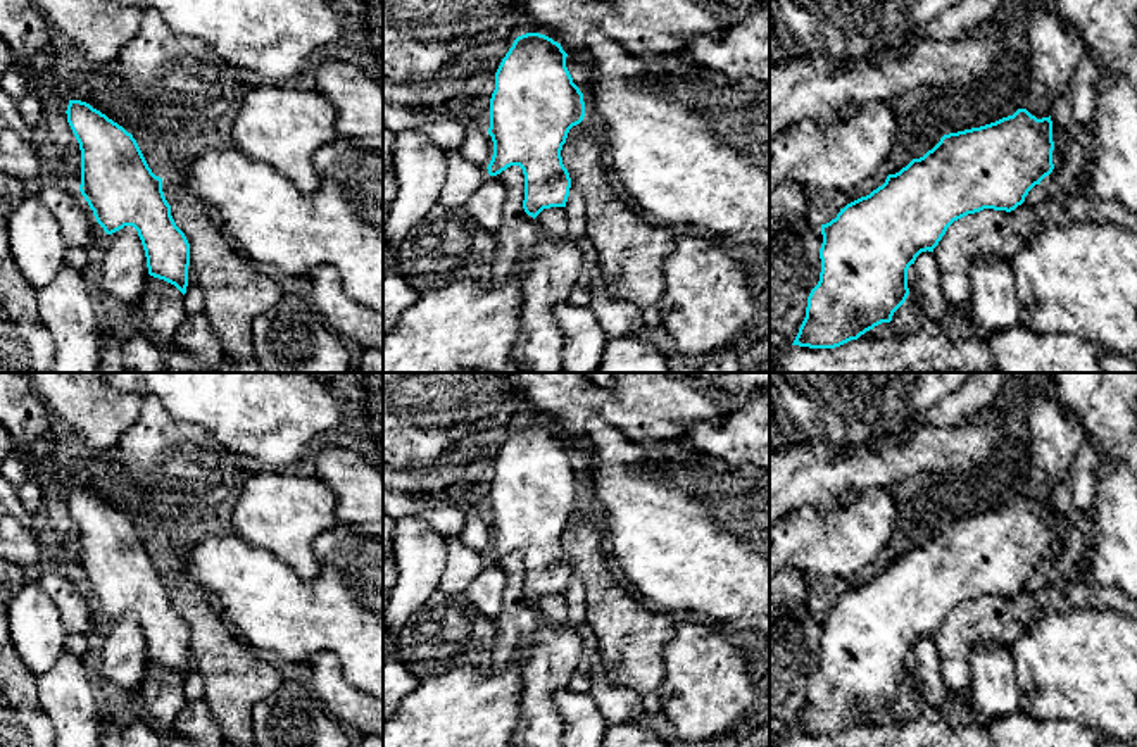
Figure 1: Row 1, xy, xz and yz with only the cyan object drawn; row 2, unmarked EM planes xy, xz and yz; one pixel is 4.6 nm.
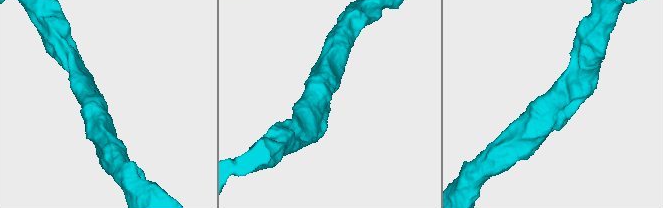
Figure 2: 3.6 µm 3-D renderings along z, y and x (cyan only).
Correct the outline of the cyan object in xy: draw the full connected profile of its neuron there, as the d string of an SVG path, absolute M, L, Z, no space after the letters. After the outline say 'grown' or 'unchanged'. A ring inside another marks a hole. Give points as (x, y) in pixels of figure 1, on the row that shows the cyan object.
M69 100L67 122L81 150L79 191L107 235L133 226L141 240L148 274L174 285L183 295L188 286L190 243L171 216L162 178L148 167L136 140L122 126L81 100Z; unchanged

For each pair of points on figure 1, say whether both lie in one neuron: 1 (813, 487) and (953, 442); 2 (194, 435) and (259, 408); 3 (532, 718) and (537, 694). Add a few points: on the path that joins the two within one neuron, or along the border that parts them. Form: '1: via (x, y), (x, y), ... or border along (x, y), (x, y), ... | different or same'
1: via (848, 470), (877, 464), (918, 449) | same
2: border along (169, 414), (204, 426), (228, 451) | different
3: via (535, 713), (537, 699) | same

